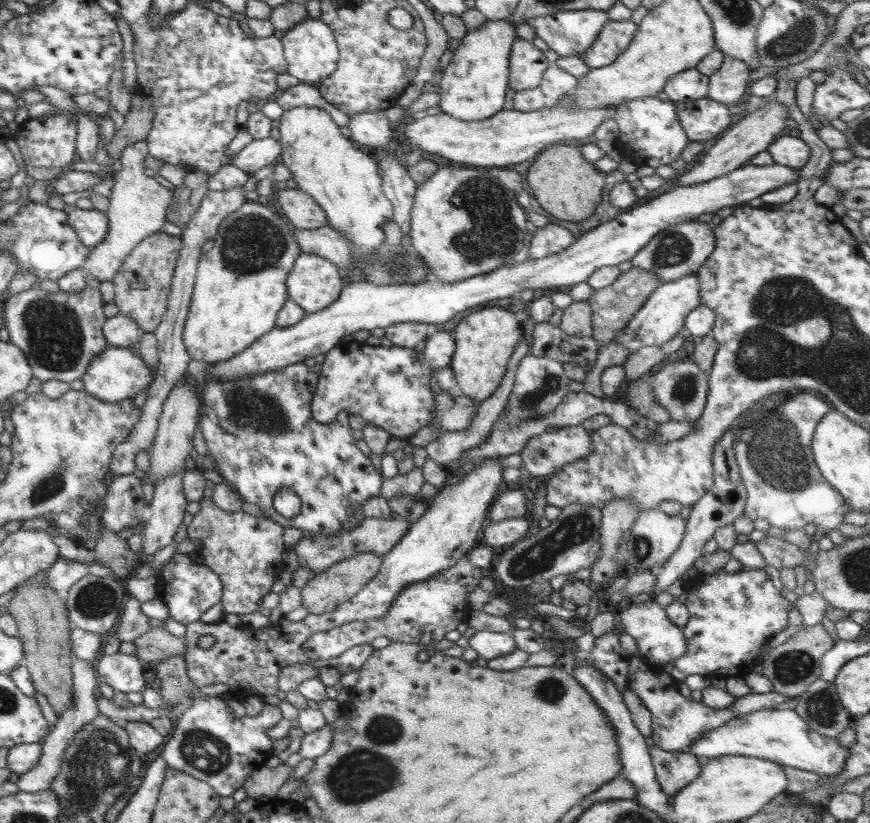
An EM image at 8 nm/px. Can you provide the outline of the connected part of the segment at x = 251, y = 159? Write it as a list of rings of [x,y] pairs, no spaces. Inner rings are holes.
[[[270,137],[262,139],[253,139],[242,150],[234,155],[234,164],[251,174],[268,166],[276,164],[282,154],[282,145],[279,140]]]

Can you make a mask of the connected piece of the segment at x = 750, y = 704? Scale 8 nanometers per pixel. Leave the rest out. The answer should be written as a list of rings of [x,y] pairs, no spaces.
[[[620,633],[618,642],[630,654],[628,663],[629,688],[642,700],[642,704],[650,711],[652,718],[652,734],[655,746],[666,752],[687,752],[691,747],[714,730],[736,715],[744,715],[757,710],[778,708],[780,706],[791,706],[792,699],[778,694],[776,691],[758,694],[751,693],[748,696],[736,697],[736,702],[728,710],[712,710],[706,704],[695,702],[691,698],[684,697],[679,691],[679,682],[666,673],[660,667],[652,666],[639,655],[639,648],[633,636],[628,633]]]

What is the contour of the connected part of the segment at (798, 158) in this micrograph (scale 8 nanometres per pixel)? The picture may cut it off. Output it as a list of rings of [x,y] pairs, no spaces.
[[[787,133],[776,137],[766,150],[776,164],[801,169],[810,160],[810,147],[801,138],[794,138]]]

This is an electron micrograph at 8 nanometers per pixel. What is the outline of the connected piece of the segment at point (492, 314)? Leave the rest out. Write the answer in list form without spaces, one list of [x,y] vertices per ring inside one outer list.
[[[484,307],[468,314],[454,328],[456,348],[449,367],[456,377],[460,394],[481,402],[498,389],[508,368],[508,361],[522,340],[521,317],[502,307]]]

